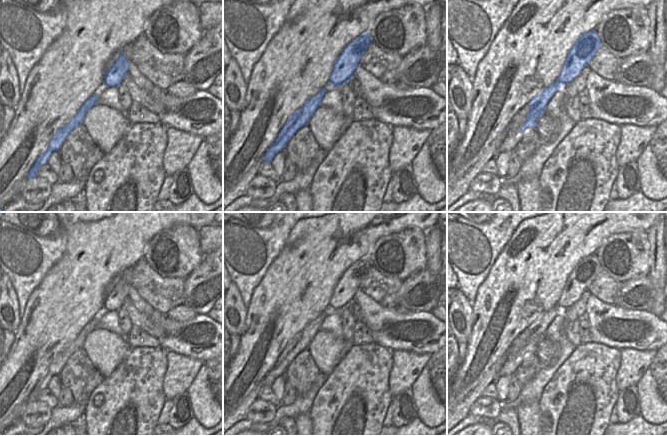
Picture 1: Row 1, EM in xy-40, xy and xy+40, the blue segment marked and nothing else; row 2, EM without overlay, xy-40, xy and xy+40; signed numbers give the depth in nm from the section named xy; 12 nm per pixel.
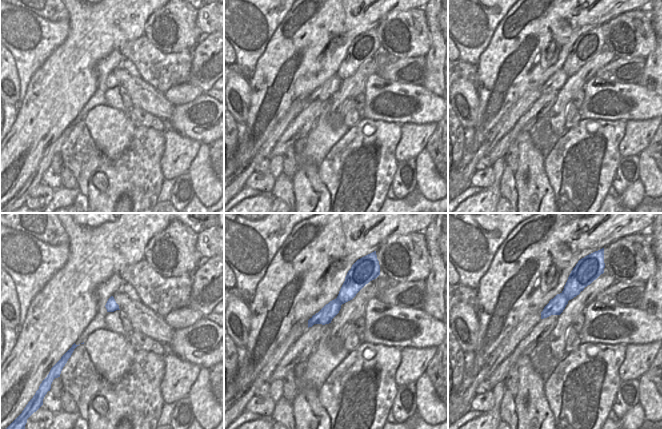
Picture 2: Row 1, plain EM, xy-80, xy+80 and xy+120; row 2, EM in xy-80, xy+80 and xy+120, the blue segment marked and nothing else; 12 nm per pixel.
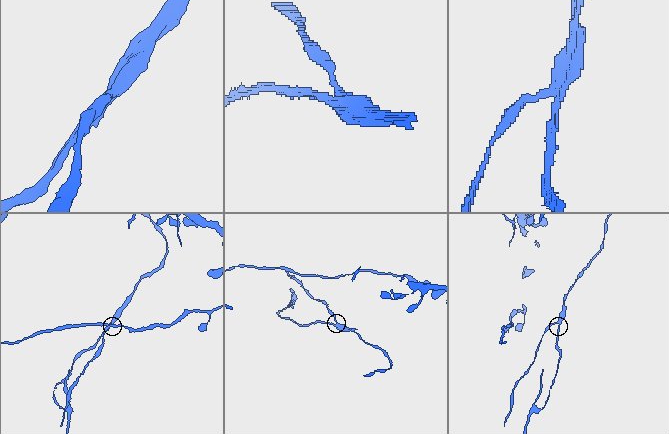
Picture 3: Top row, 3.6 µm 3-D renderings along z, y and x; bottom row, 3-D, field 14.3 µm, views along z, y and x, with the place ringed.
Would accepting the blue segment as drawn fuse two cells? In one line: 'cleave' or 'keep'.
cleave

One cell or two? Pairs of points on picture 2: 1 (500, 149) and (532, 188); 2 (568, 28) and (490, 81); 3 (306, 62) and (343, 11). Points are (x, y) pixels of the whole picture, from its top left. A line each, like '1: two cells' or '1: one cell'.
1: two cells
2: one cell
3: one cell

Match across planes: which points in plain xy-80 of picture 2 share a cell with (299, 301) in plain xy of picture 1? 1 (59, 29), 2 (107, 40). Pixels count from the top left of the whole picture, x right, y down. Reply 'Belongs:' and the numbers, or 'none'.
Belongs: 2

